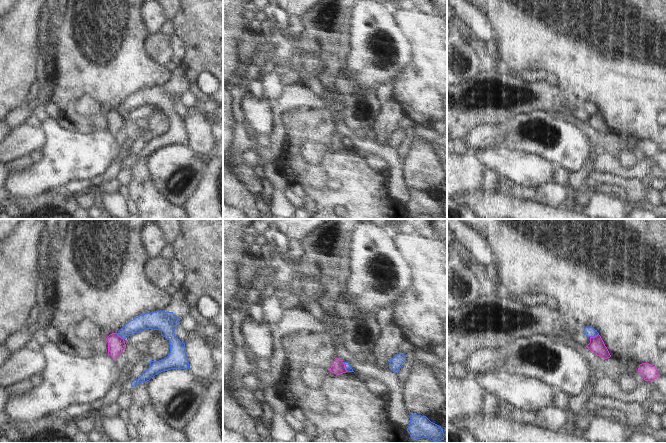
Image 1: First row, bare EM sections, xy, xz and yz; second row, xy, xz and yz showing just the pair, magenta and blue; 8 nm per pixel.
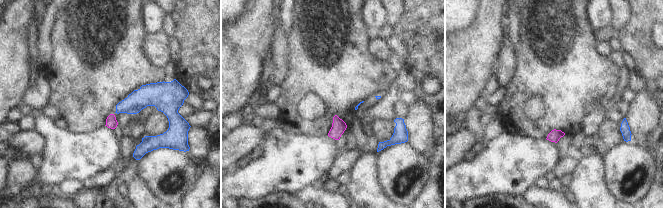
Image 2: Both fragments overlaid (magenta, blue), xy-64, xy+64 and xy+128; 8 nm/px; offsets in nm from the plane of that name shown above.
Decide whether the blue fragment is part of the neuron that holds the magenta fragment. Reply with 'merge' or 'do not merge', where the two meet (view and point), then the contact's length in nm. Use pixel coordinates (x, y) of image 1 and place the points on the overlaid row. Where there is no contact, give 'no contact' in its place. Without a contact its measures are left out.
do not merge; meets magenta in yz at (595, 336); contact 80 nm long

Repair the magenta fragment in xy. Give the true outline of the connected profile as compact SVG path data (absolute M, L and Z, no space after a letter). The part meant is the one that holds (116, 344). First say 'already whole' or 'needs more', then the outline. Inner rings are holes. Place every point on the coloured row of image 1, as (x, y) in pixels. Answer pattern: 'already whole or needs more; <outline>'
already whole; M112 333L106 338L106 341L108 342L108 355L117 360L118 356L126 348L124 339L117 333Z

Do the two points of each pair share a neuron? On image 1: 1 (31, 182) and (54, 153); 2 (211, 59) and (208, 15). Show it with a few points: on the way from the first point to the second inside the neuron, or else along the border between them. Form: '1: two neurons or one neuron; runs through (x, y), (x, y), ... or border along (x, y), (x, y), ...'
1: one neuron; runs through (38, 175), (49, 164), (49, 160)
2: one neuron; runs through (211, 48), (211, 26)

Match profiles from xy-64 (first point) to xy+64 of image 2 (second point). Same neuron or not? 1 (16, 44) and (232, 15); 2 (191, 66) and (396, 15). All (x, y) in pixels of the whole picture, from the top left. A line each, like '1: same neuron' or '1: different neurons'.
1: different neurons
2: different neurons

